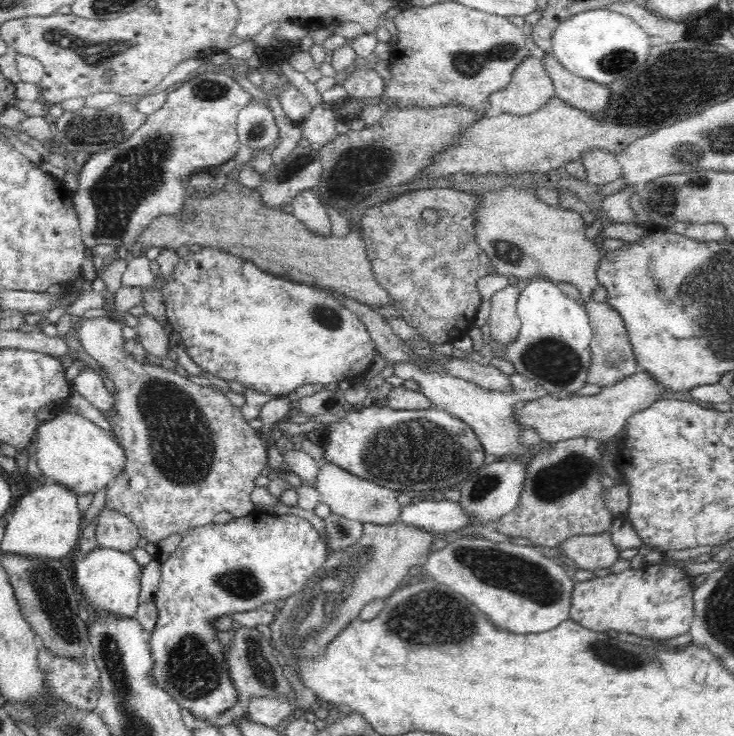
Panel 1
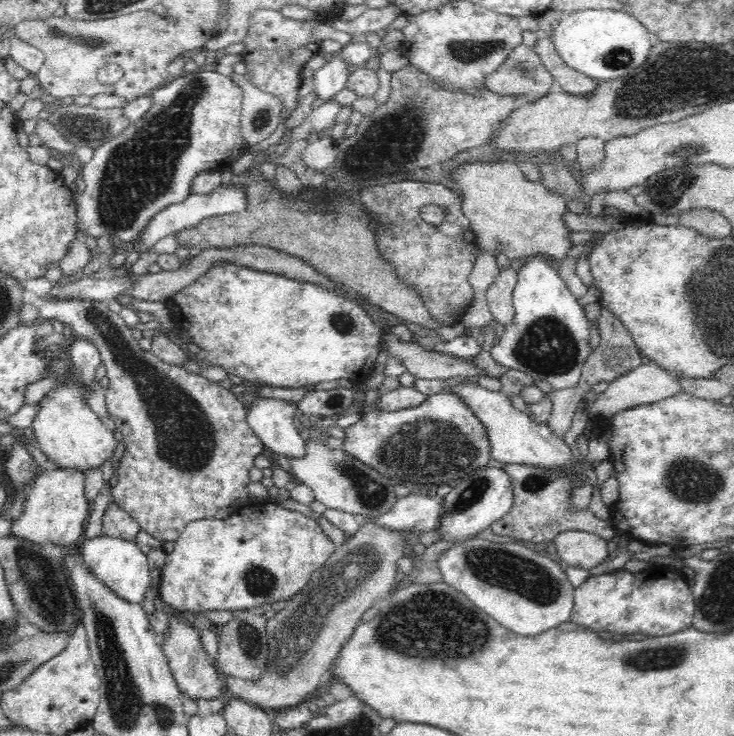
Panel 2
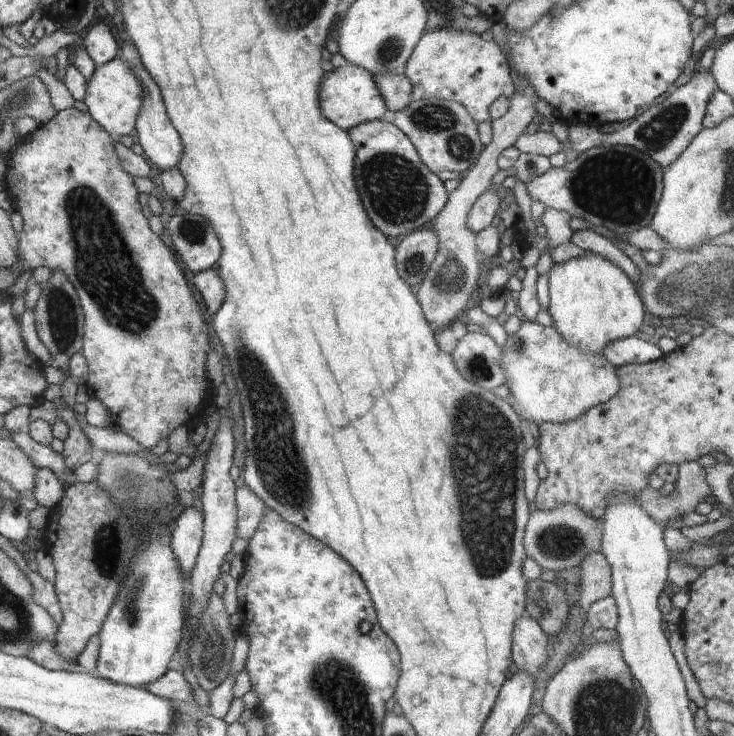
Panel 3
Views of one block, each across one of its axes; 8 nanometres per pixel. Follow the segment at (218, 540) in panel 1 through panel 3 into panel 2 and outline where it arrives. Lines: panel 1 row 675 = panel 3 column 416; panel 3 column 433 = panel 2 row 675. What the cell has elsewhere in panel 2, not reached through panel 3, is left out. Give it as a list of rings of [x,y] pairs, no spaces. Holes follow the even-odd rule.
[[[172,615],[169,618],[169,629],[166,634],[160,638],[162,652],[166,655],[171,668],[173,679],[177,682],[180,692],[184,698],[192,700],[216,700],[222,696],[224,681],[220,680],[214,662],[208,659],[200,631],[190,625],[190,622],[180,615]]]

